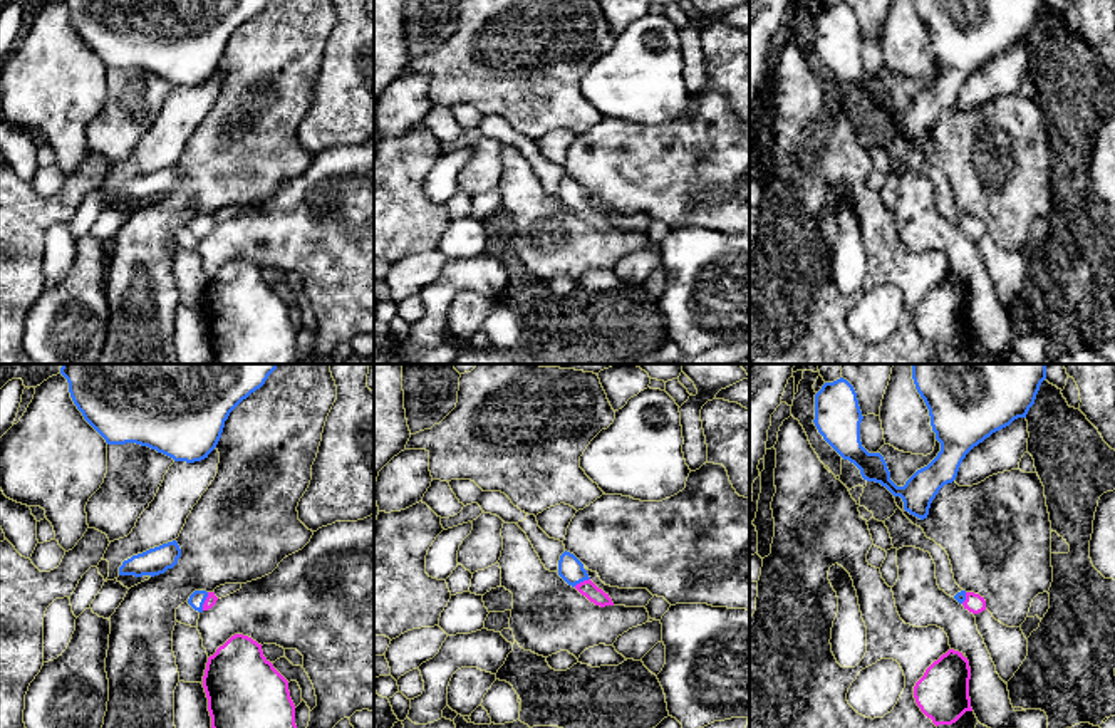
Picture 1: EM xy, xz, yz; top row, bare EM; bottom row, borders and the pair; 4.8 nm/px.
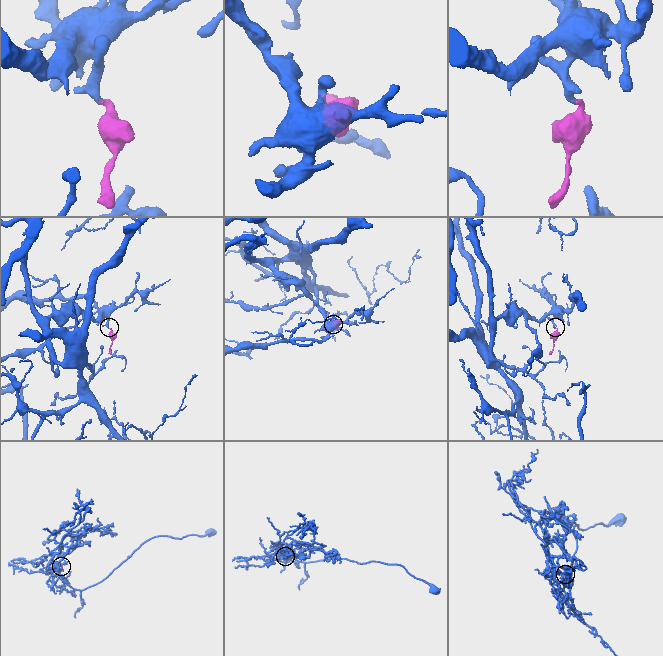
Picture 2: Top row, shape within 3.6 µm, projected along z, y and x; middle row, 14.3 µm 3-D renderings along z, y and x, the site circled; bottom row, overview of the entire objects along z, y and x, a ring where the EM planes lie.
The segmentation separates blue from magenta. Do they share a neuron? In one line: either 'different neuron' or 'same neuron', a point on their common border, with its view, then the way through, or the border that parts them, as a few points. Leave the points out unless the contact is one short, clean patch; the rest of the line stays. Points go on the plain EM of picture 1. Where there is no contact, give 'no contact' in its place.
same neuron; meets blue in xy at (205, 223); runs through xy (197, 223), (205, 223), (212, 223)

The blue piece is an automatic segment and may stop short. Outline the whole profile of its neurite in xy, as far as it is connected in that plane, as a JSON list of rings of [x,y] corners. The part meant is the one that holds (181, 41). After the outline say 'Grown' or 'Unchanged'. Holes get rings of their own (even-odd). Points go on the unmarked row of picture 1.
[[[64,0],[84,44],[107,69],[136,67],[194,87],[216,72],[230,37],[268,0]]]. Unchanged

